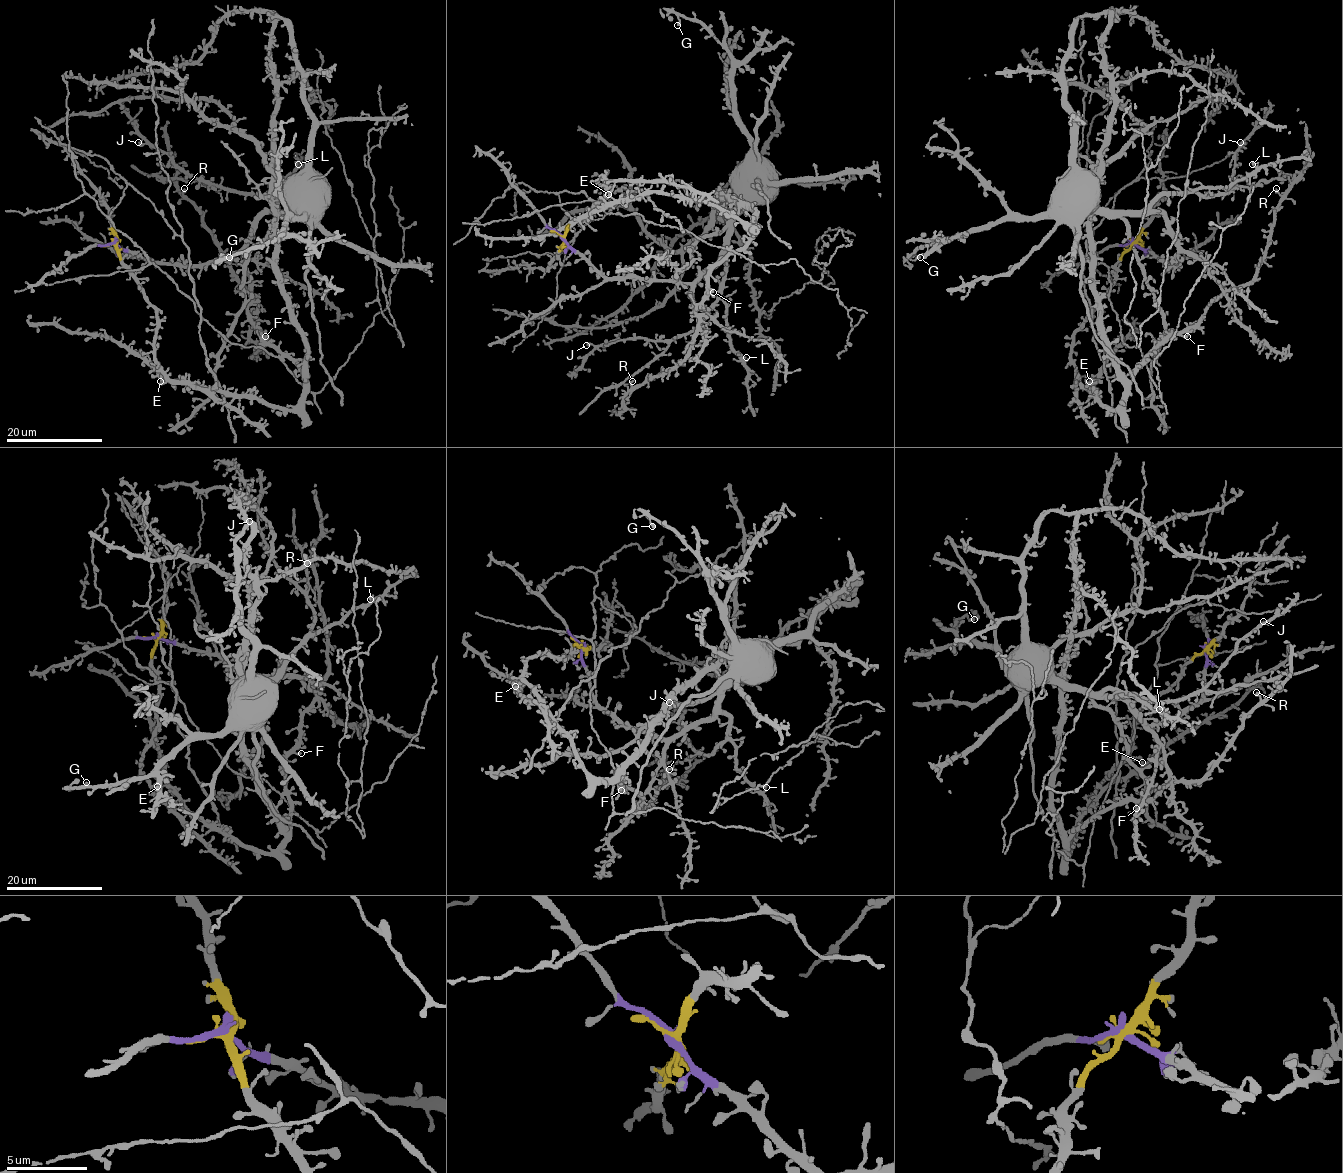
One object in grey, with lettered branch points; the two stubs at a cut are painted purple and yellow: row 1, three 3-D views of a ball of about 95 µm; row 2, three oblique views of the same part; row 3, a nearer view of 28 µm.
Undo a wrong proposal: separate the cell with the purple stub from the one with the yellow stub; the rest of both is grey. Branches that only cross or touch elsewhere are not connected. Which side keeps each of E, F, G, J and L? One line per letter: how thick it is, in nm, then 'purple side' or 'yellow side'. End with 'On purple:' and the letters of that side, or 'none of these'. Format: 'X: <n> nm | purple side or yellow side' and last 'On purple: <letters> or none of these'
E: 300 nm | yellow side
F: 380 nm | yellow side
G: 440 nm | purple side
J: 400 nm | purple side
L: 400 nm | purple side
On purple: G, J, L

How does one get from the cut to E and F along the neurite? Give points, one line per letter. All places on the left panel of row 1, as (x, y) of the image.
E: (114, 244), (156, 313), (155, 363), (170, 379), (191, 381), (229, 403), (233, 398), (160, 381)
F: (114, 244), (156, 313), (155, 363), (170, 379), (231, 403), (292, 409), (303, 372), (265, 336)

